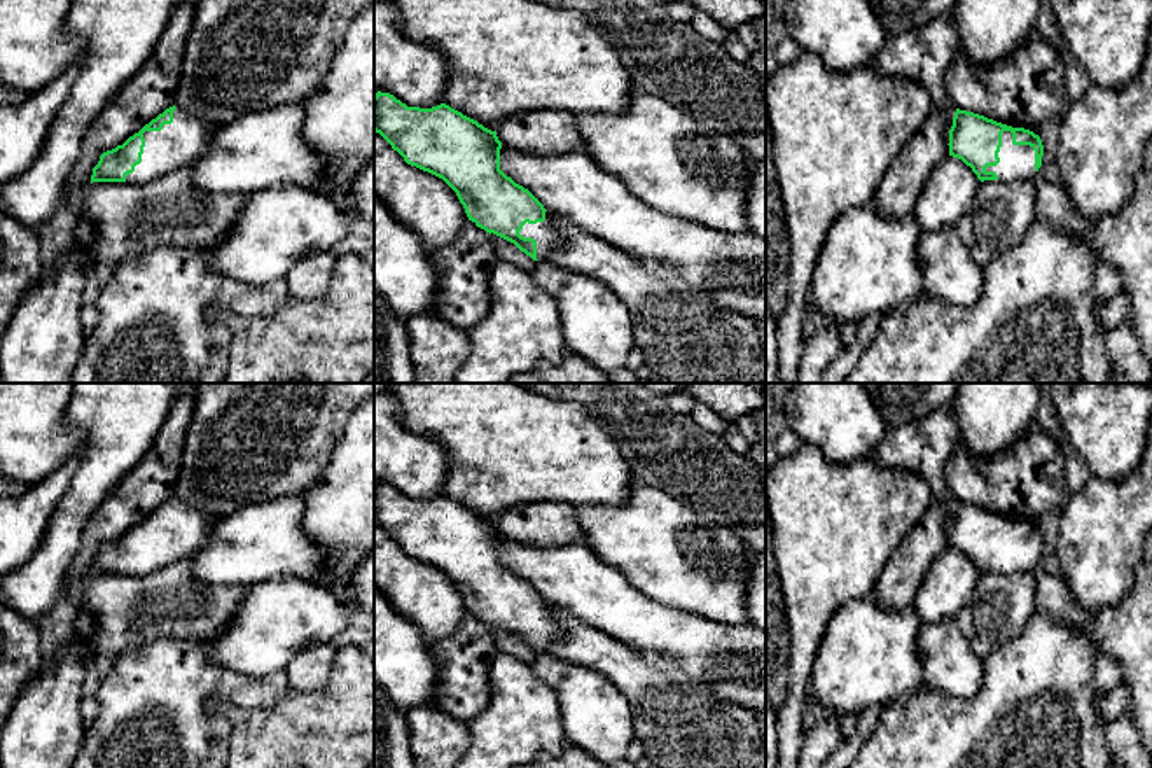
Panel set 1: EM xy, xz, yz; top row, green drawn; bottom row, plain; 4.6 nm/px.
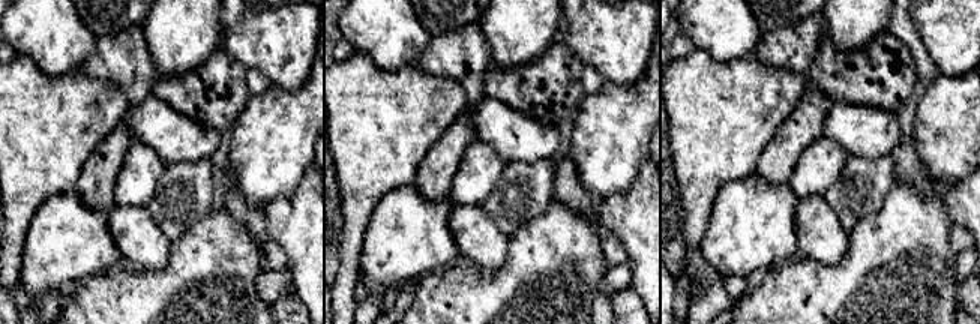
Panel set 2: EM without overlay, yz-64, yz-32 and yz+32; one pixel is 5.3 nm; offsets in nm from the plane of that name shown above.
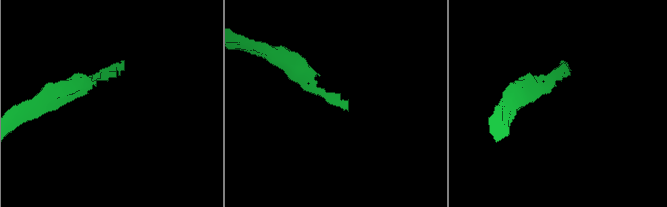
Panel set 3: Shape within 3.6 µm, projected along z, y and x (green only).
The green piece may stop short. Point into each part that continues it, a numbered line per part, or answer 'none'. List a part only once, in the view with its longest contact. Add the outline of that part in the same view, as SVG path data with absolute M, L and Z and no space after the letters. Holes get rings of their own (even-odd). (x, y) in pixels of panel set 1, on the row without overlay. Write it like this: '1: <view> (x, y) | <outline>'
1: yz (1016, 553) | M1002 525L1002 539L998 544L1000 555L988 558L986 563L995 563L998 572L1014 574L1035 569L1035 542L1030 537L1014 537L1012 525Z

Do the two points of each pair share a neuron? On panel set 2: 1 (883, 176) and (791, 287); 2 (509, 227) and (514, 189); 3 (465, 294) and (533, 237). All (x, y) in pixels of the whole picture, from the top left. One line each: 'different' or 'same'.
1: different
2: same
3: same

